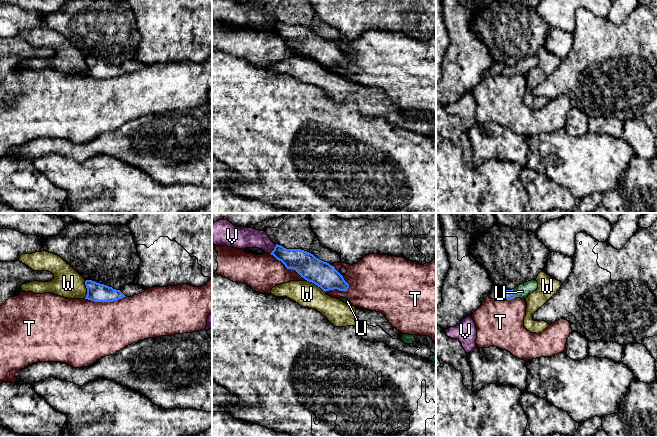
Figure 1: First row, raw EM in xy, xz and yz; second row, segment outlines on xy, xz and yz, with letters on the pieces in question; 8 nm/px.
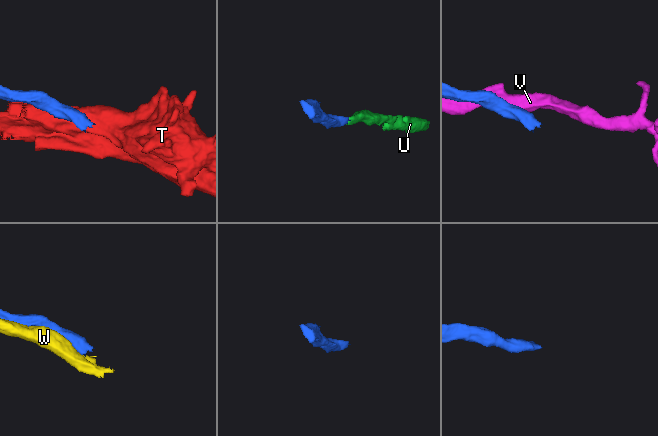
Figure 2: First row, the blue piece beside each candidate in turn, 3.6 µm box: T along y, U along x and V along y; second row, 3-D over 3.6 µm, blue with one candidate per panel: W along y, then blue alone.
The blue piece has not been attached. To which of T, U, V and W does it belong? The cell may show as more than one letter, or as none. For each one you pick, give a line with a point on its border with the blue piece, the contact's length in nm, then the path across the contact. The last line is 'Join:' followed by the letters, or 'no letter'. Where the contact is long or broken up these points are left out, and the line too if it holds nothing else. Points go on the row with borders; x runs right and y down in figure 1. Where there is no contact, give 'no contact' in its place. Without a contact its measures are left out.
U: contact yz (514, 293); length 80 nm; way yz (508, 294), (514, 293), (522, 291)
Join: U

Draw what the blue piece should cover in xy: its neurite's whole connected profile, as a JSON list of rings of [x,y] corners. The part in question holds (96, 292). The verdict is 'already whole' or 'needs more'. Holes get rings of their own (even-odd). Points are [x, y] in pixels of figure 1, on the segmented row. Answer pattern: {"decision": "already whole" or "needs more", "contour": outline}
{"decision": "already whole", "contour": [[[86,280],[85,285],[87,288],[85,299],[94,302],[113,302],[126,297],[120,290],[92,280]]]}

